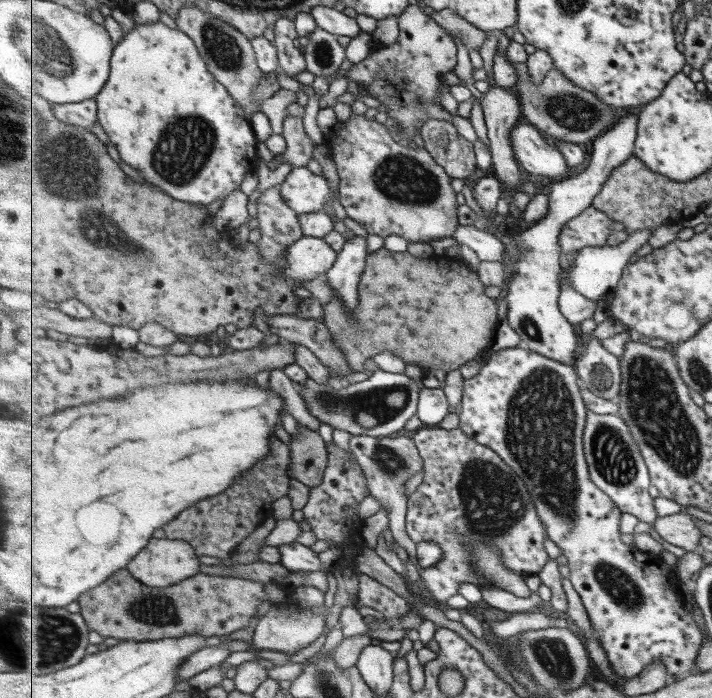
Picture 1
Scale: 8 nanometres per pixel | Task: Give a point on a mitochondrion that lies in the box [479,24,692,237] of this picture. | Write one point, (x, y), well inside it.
(571, 112)

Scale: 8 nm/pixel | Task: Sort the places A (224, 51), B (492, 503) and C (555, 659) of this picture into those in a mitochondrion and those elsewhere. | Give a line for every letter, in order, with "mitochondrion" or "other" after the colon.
A: mitochondrion
B: mitochondrion
C: mitochondrion

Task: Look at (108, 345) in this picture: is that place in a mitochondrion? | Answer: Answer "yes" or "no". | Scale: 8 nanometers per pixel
no

